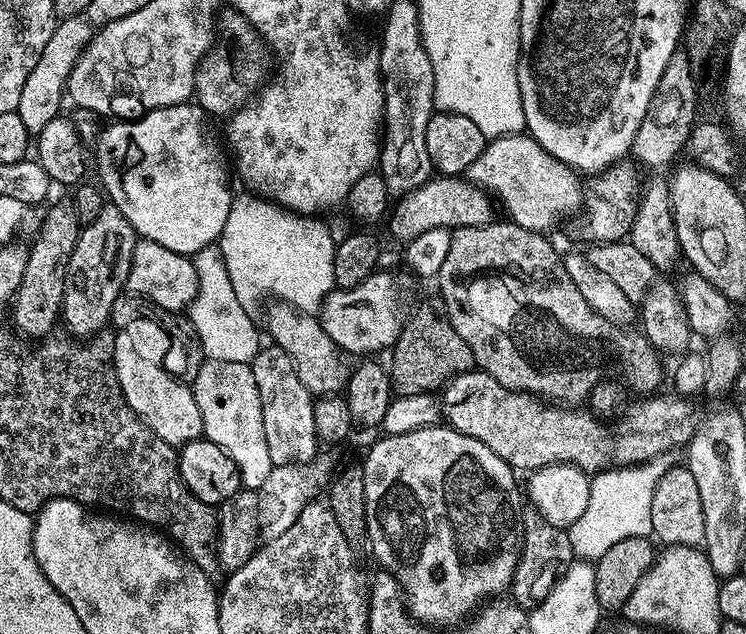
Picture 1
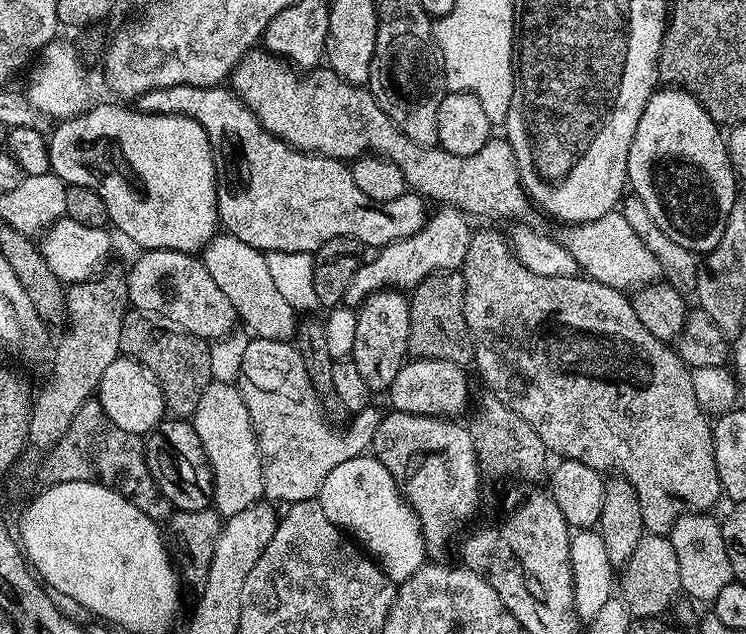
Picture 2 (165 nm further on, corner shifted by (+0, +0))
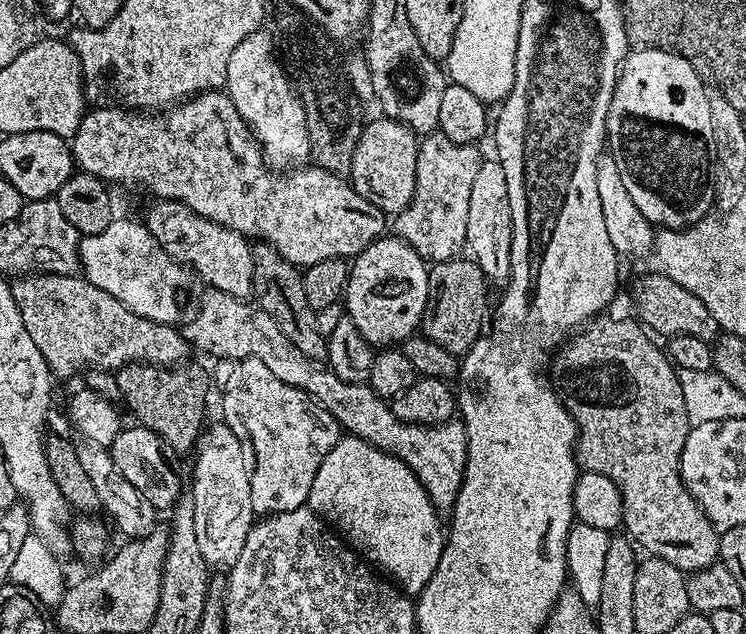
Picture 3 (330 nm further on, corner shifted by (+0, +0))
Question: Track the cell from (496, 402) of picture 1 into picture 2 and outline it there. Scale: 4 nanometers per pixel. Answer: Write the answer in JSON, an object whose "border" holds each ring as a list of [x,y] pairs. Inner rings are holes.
{"border":[[[412,358],[409,359],[402,366],[402,370],[398,370],[398,375],[394,378],[394,382],[390,382],[390,386],[386,389],[386,397],[388,396],[388,400],[392,403],[391,407],[395,409],[397,412],[405,412],[406,414],[418,414],[419,416],[442,416],[445,418],[460,418],[460,415],[463,414],[464,411],[467,413],[470,408],[470,400],[468,404],[468,376],[463,367],[459,364],[455,364],[454,362],[446,362],[445,360],[439,360],[438,358]]]}

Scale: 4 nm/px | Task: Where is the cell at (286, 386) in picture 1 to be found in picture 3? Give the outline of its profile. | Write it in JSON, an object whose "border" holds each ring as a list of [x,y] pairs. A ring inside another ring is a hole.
{"border":[[[258,358],[240,361],[232,384],[222,393],[222,400],[223,419],[243,429],[250,441],[254,457],[250,486],[253,513],[267,518],[277,512],[305,507],[322,458],[326,458],[342,438],[340,424],[330,410],[298,386],[282,382],[282,378]]]}

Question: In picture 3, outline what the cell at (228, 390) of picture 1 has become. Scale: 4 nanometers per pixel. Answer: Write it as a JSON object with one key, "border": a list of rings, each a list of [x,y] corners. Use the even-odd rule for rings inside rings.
{"border":[[[209,423],[200,433],[194,450],[197,456],[192,468],[190,495],[194,502],[194,534],[202,558],[206,558],[209,566],[231,566],[238,554],[242,554],[246,534],[250,534],[254,523],[250,502],[254,457],[245,437],[231,423],[219,423]]]}

